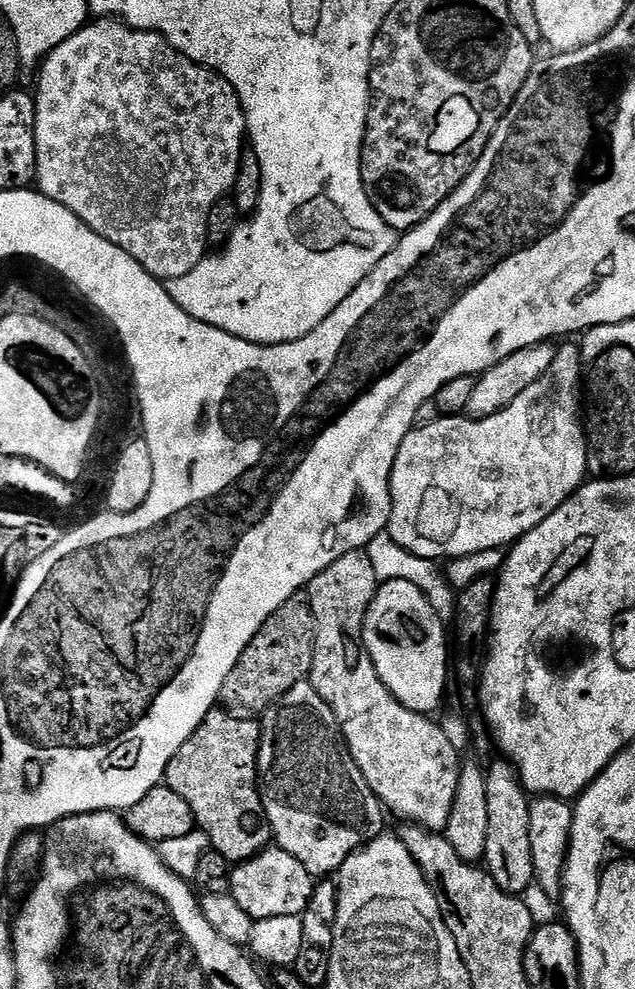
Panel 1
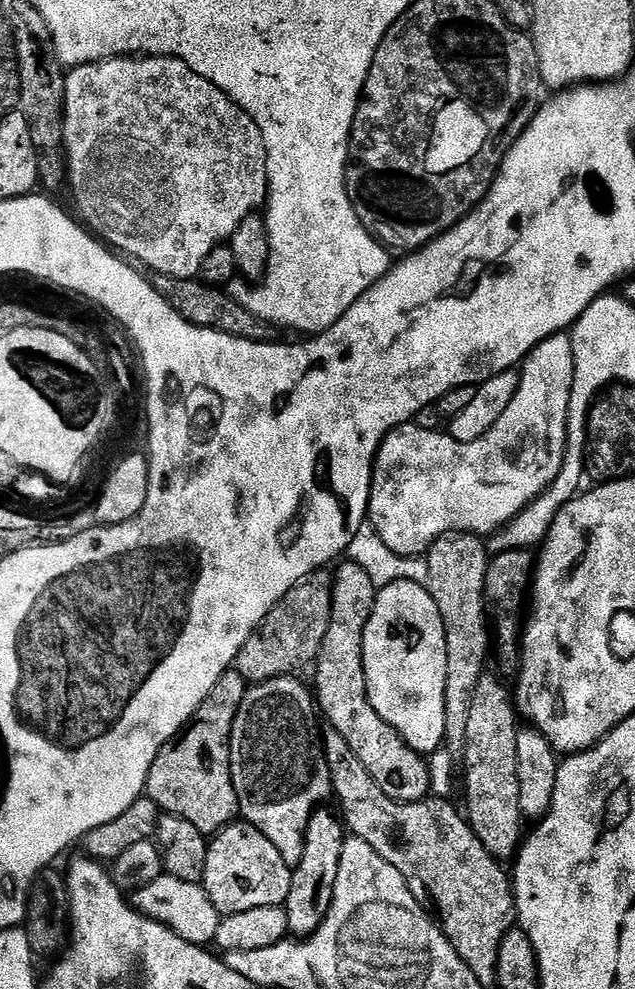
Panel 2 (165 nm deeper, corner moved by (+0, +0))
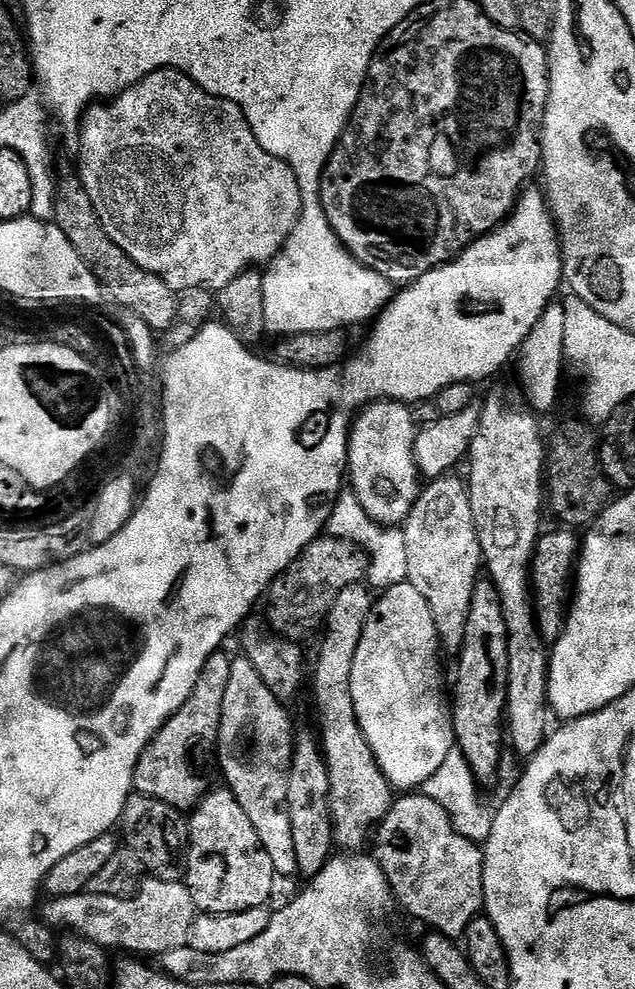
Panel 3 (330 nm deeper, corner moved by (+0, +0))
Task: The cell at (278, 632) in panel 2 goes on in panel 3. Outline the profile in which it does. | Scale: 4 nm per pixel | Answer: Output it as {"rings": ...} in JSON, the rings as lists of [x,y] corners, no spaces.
{"rings":[[[329,534],[322,536],[321,540],[319,537],[307,544],[304,553],[270,585],[272,601],[268,604],[268,620],[272,623],[272,632],[281,637],[298,638],[314,631],[319,624],[321,627],[341,588],[365,579],[366,556],[359,544]]]}

